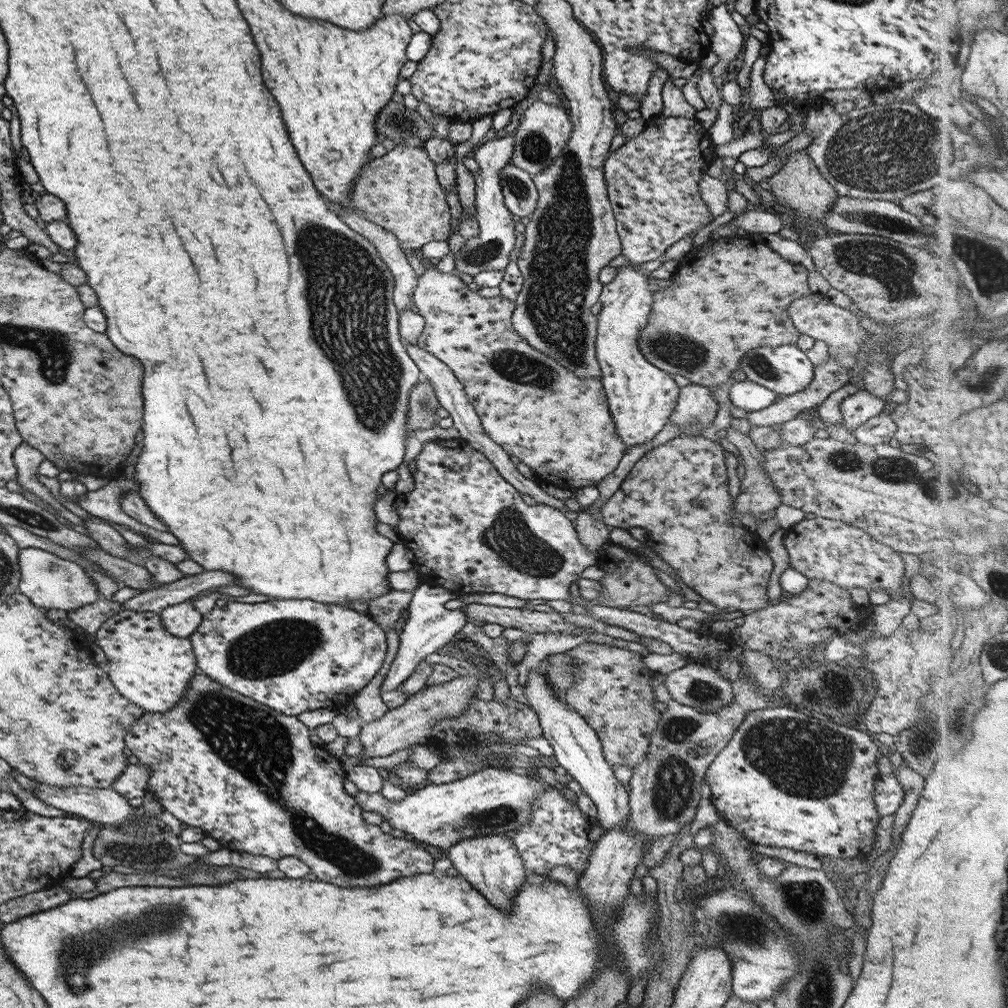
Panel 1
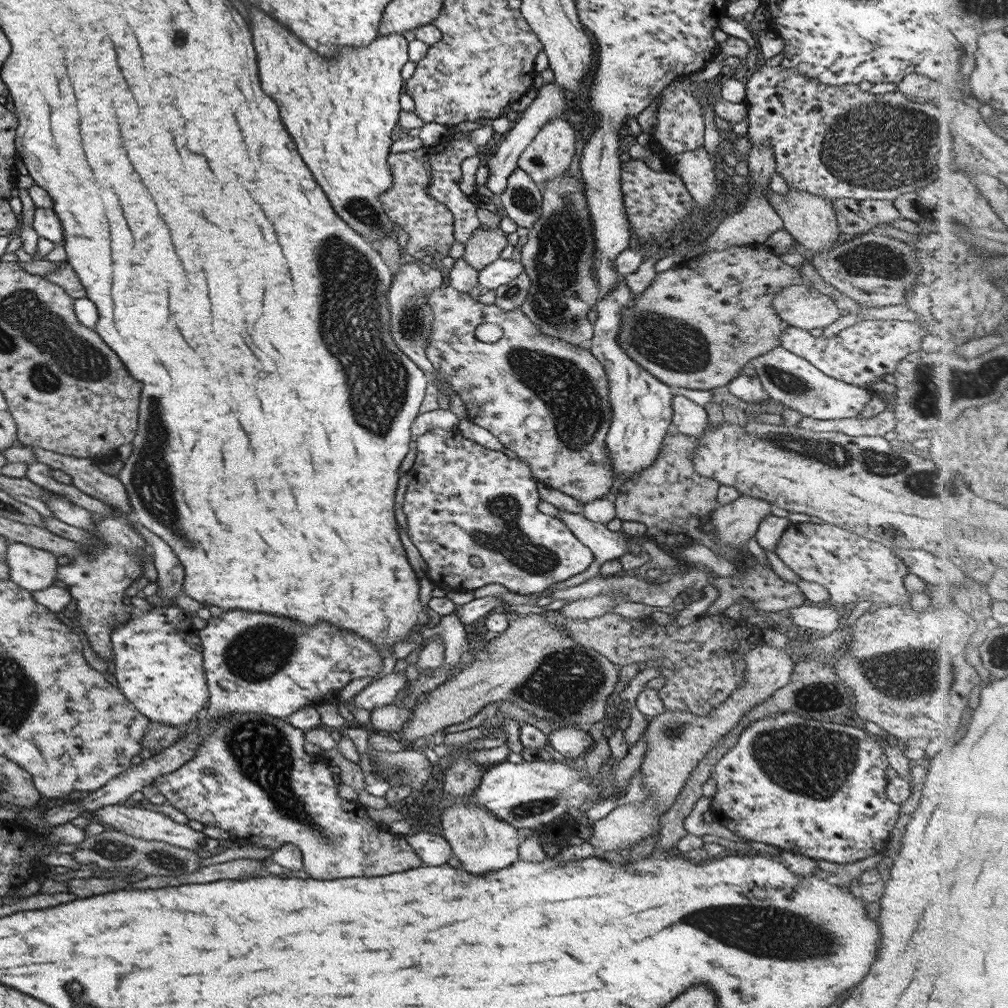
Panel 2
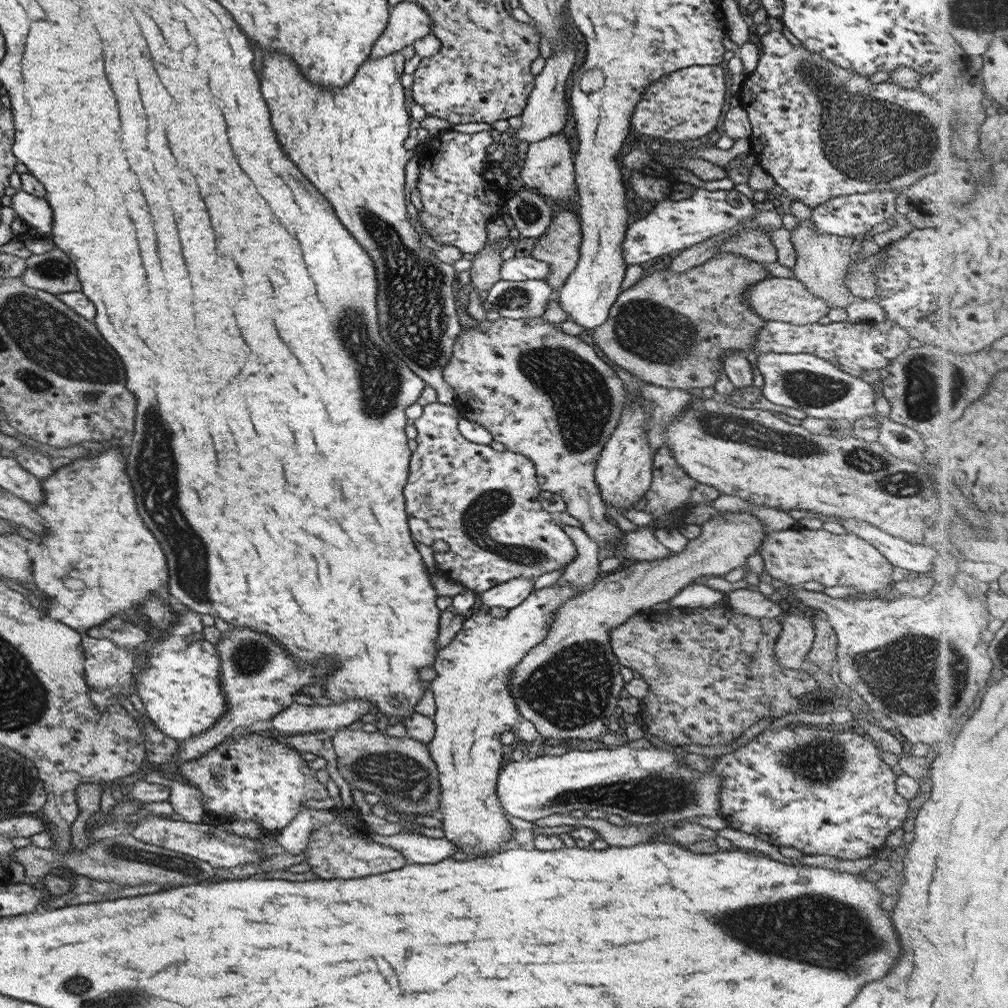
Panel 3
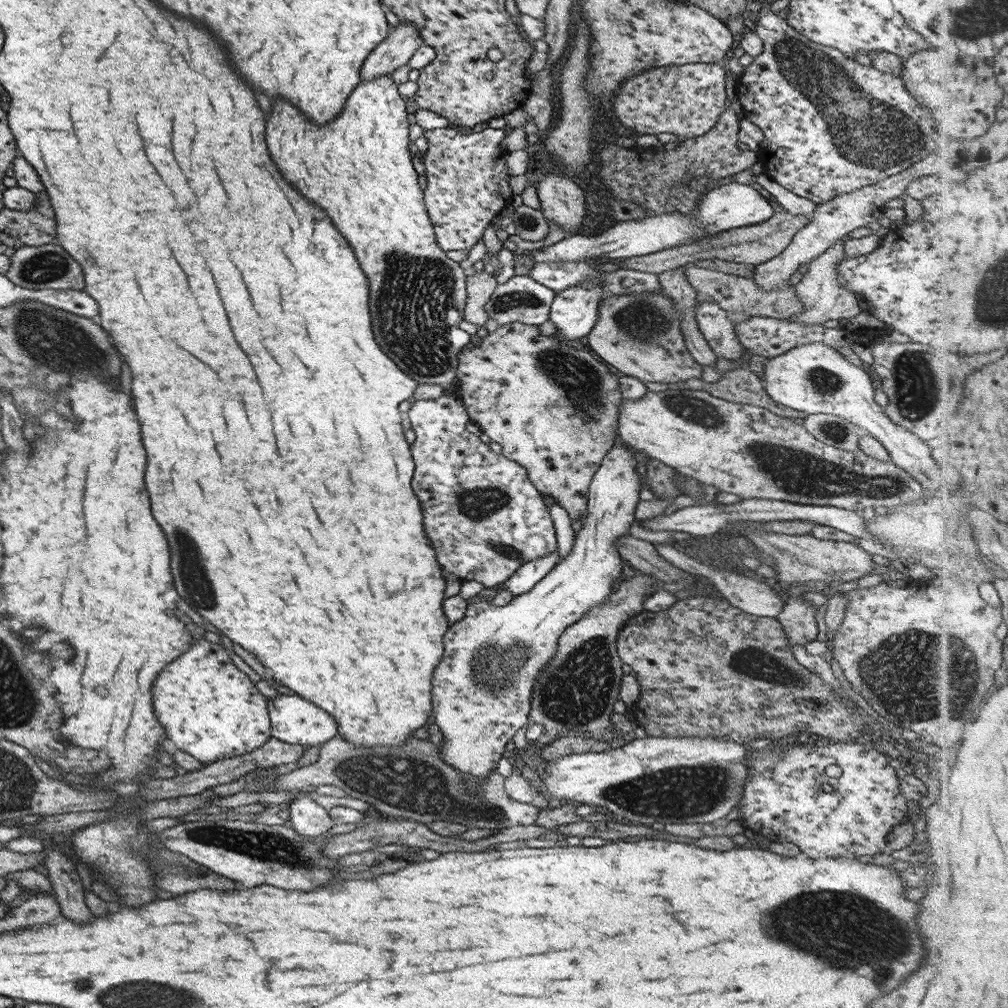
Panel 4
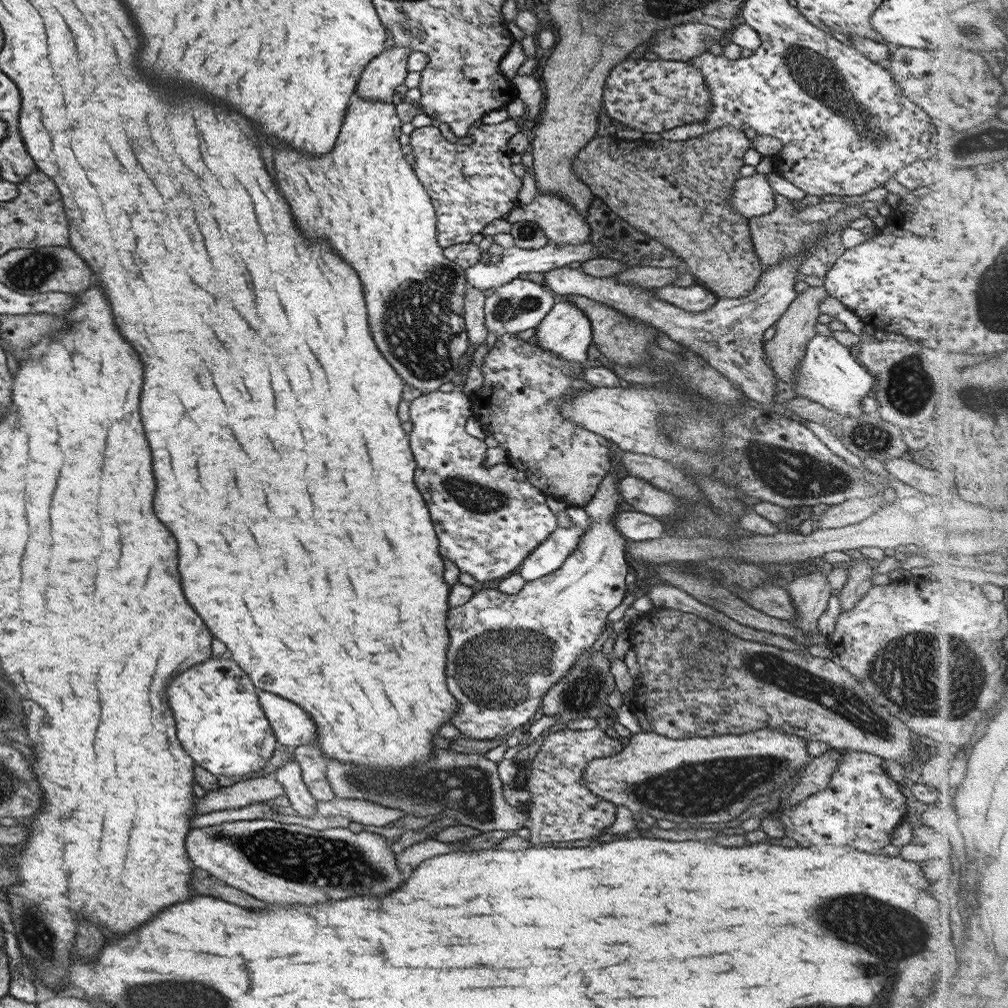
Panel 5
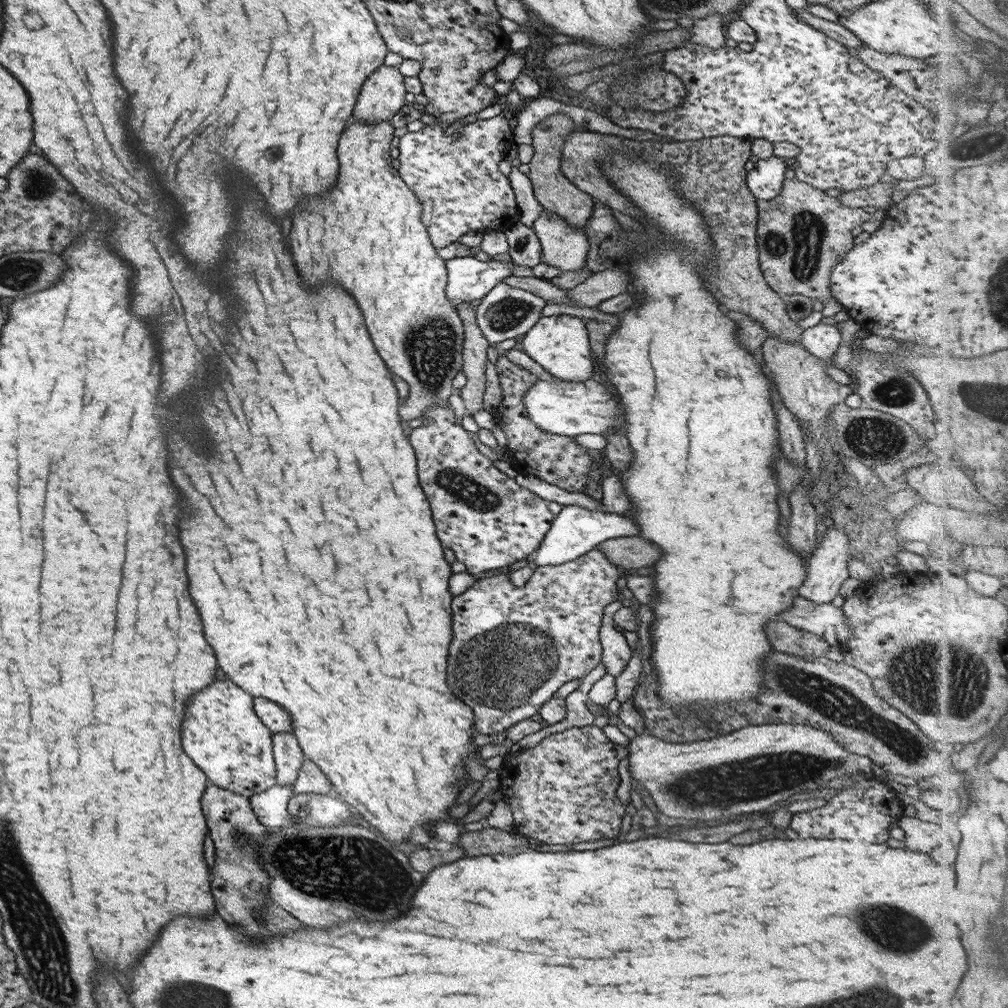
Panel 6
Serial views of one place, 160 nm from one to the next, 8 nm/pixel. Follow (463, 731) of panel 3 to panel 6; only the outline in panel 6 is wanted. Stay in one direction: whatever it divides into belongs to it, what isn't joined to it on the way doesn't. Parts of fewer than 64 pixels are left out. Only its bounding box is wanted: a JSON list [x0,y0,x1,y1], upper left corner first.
[447,548,620,737]

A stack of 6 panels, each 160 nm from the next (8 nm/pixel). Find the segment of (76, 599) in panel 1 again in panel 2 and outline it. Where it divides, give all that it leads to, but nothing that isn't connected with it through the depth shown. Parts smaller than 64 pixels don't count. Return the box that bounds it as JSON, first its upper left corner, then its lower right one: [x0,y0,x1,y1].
[4,542,59,592]

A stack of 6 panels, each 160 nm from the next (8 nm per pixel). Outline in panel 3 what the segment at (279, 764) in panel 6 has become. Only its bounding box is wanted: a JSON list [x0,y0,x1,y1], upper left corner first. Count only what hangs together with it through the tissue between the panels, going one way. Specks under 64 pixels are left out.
[276,809,339,854]

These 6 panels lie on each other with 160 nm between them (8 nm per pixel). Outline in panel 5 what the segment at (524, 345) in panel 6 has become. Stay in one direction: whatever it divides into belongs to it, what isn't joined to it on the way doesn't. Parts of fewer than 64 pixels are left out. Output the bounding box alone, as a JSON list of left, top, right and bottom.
[534,299,592,365]

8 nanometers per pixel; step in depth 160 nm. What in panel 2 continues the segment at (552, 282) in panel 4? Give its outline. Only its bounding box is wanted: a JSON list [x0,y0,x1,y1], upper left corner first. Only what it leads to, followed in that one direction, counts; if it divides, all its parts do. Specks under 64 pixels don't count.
[477,256,524,291]

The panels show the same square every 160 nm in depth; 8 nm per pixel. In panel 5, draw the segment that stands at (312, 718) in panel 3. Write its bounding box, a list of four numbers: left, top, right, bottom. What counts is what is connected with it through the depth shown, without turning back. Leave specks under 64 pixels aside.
[256,691,314,749]

